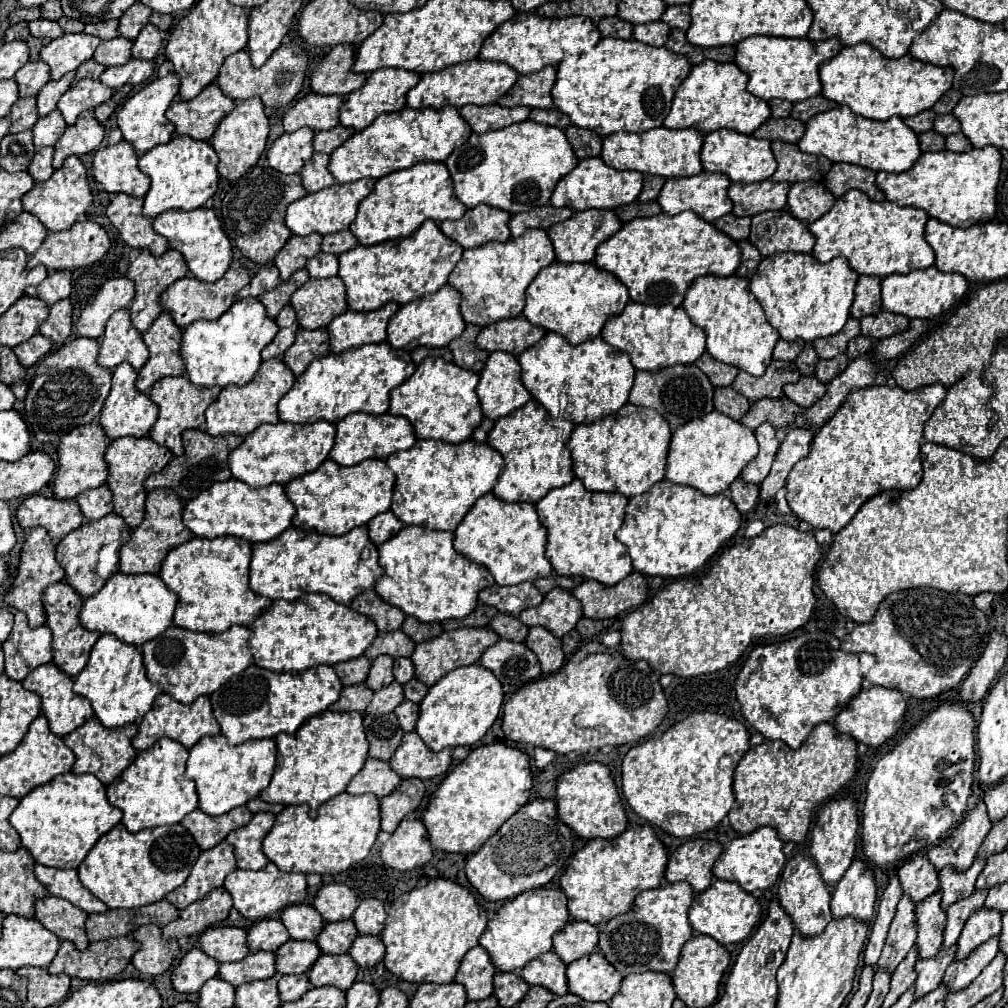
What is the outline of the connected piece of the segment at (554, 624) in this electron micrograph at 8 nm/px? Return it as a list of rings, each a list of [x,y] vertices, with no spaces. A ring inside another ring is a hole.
[[[552,588],[540,606],[526,608],[520,614],[520,620],[526,626],[544,626],[554,636],[562,638],[570,632],[582,618],[582,604],[564,588]]]

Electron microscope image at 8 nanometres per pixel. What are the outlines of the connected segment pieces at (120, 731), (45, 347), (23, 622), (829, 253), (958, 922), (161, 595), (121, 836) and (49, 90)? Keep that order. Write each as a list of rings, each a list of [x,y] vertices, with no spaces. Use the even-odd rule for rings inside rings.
[[[90,718],[86,724],[64,736],[64,742],[72,752],[76,754],[76,762],[72,772],[76,774],[94,774],[102,784],[112,784],[122,770],[130,766],[130,762],[136,758],[136,750],[132,748],[132,738],[138,732],[134,724],[126,724],[122,728],[106,728],[100,724],[98,718]]]
[[[36,334],[36,336],[32,336],[30,340],[18,344],[18,346],[14,348],[14,354],[18,356],[18,360],[20,360],[26,368],[30,368],[30,366],[38,364],[44,356],[48,356],[48,354],[52,352],[52,348],[54,348],[54,342],[52,342],[50,338],[46,338],[46,336],[42,336],[42,334]]]
[[[16,612],[12,634],[8,636],[6,642],[2,642],[2,648],[4,648],[4,654],[6,654],[6,674],[8,674],[8,678],[24,680],[30,674],[30,670],[34,670],[36,666],[52,662],[52,632],[46,624],[38,626],[38,628],[30,628],[26,614]]]
[[[850,190],[850,192],[846,192],[844,198],[836,200],[832,210],[828,210],[824,216],[820,216],[816,222],[810,224],[810,232],[816,236],[816,246],[812,250],[812,256],[818,258],[820,262],[830,262],[836,256],[844,256],[850,262],[852,270],[856,270],[858,274],[878,276],[878,278],[928,268],[934,264],[934,252],[924,236],[926,222],[928,222],[928,214],[924,210],[902,208],[902,206],[892,204],[888,200],[874,202],[864,192]]]
[[[972,892],[972,896],[968,896],[966,900],[958,900],[954,902],[948,910],[946,910],[946,928],[944,928],[944,940],[942,940],[942,948],[950,948],[956,944],[966,920],[970,918],[970,914],[978,912],[984,906],[986,900],[986,892]]]
[[[116,572],[108,578],[104,588],[86,598],[80,622],[86,630],[110,632],[118,640],[134,646],[142,646],[144,642],[160,636],[168,626],[172,626],[172,616],[176,610],[176,596],[166,588],[158,574],[122,574]]]
[[[116,824],[116,828],[94,844],[78,866],[78,874],[82,886],[108,908],[140,908],[162,900],[168,892],[184,884],[198,856],[200,848],[182,824],[158,826],[136,834],[128,832],[124,824]]]
[[[68,72],[68,74],[62,76],[60,80],[50,80],[50,82],[40,90],[40,94],[38,94],[38,114],[40,114],[40,116],[46,116],[46,114],[50,114],[50,112],[56,108],[58,100],[62,98],[62,94],[70,88],[74,76],[76,76],[74,72]]]

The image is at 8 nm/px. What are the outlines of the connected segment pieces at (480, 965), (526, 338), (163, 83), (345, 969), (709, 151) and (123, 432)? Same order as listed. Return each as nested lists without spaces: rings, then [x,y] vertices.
[[[482,946],[472,948],[462,958],[462,964],[456,974],[456,982],[464,984],[468,1000],[482,1000],[492,996],[494,984],[492,978],[496,974],[496,966],[492,964],[488,952]]]
[[[524,316],[494,322],[480,330],[476,344],[486,352],[510,352],[520,356],[524,350],[534,346],[546,334],[544,328],[532,326]]]
[[[170,72],[164,78],[154,78],[152,82],[148,82],[140,92],[136,92],[134,96],[130,96],[118,110],[118,128],[122,130],[124,140],[128,140],[138,154],[148,152],[150,148],[170,142],[172,134],[174,134],[174,124],[170,124],[170,120],[164,116],[168,106],[172,104],[172,100],[178,96],[180,92],[180,78]]]
[[[322,954],[314,962],[312,970],[308,972],[308,978],[312,986],[332,984],[340,990],[348,990],[356,980],[356,972],[358,972],[358,966],[350,954],[342,954],[342,956]]]
[[[716,130],[704,136],[704,146],[700,152],[704,170],[710,172],[722,172],[732,182],[762,182],[774,174],[774,168],[778,166],[774,160],[774,152],[770,148],[768,140],[758,140],[748,134],[740,134],[736,130]]]
[[[126,362],[116,366],[116,370],[114,370],[112,390],[100,412],[100,424],[106,430],[108,438],[112,438],[112,440],[122,438],[122,436],[136,436],[136,438],[146,436],[158,418],[156,404],[136,388],[136,376],[138,376],[138,372]]]

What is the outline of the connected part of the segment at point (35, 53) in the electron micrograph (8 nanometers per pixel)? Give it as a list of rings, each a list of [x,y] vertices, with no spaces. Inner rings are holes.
[[[30,36],[30,38],[26,40],[26,44],[30,46],[30,60],[32,60],[32,62],[38,62],[38,60],[40,60],[40,50],[42,50],[48,42],[50,42],[48,38],[34,38],[34,36]]]

